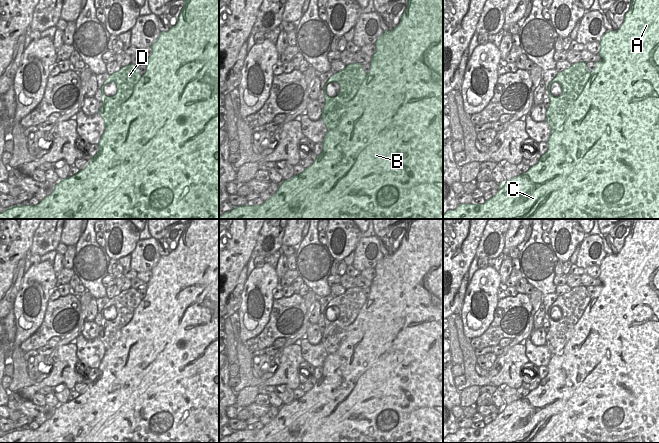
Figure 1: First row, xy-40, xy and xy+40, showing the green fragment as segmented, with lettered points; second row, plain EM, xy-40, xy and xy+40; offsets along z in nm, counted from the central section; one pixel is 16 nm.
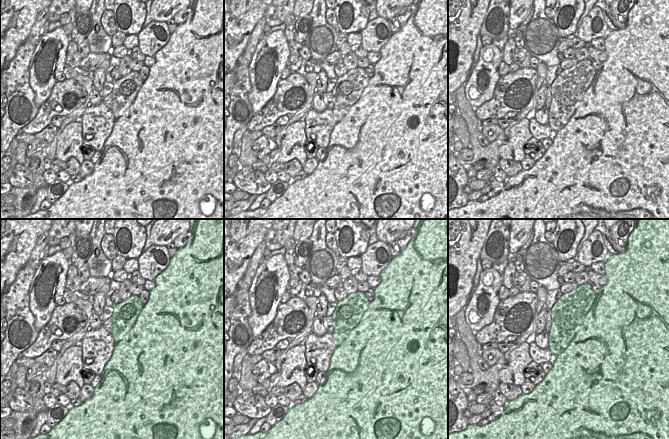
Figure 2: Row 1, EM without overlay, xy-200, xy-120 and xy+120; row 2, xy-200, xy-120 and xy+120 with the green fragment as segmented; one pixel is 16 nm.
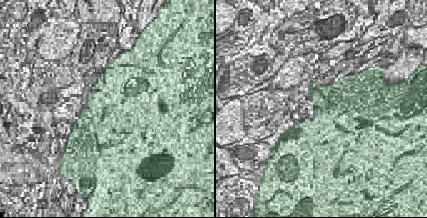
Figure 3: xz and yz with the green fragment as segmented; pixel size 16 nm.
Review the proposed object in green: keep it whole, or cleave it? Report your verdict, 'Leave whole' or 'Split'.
Split.

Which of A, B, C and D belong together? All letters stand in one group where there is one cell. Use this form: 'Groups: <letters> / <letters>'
Groups: A B C / D.

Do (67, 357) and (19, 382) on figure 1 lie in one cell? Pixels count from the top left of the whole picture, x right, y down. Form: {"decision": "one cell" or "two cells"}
{"decision": "two cells"}

